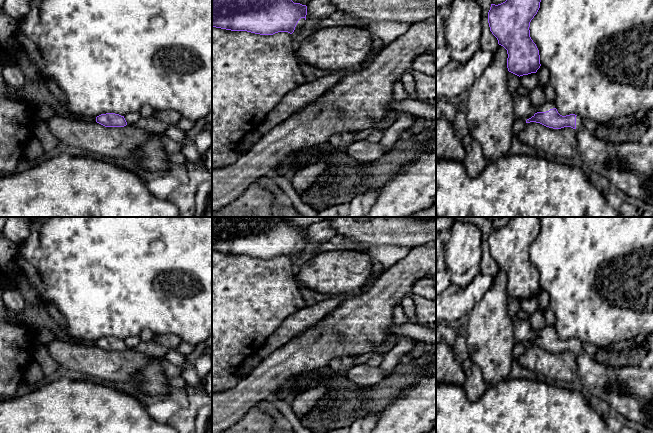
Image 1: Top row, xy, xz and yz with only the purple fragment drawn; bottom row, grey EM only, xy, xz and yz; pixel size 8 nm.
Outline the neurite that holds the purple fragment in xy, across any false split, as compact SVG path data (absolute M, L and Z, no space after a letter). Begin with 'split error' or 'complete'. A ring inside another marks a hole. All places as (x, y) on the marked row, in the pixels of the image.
complete | M115 113L101 114L96 117L96 122L105 127L124 127L127 125L124 116Z

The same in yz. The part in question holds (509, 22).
complete | M506 0L495 5L491 4L488 12L490 31L497 38L498 44L507 50L508 71L523 76L536 73L540 68L540 55L536 44L530 37L530 22L540 8L541 0Z

